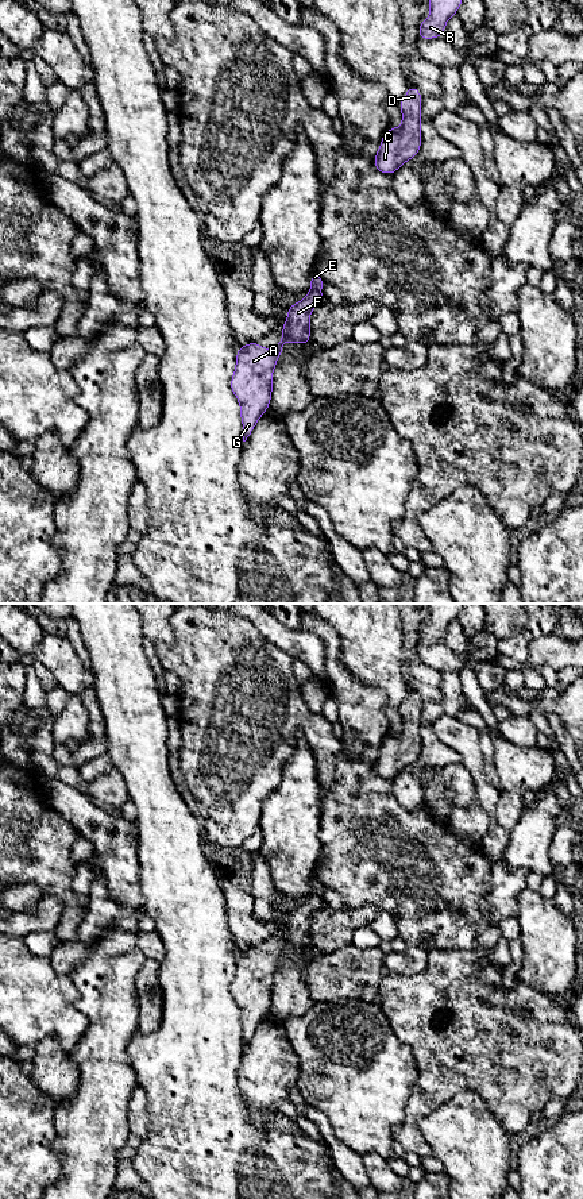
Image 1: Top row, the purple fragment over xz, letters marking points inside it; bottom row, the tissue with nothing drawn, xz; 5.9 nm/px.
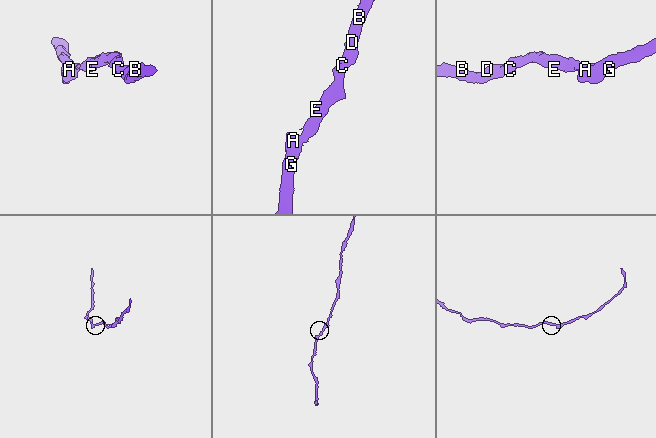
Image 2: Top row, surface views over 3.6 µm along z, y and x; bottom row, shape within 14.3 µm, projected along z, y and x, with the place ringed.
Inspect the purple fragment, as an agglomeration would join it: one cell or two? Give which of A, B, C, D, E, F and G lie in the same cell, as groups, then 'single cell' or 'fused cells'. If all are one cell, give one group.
groups A B C D E F G; single cell

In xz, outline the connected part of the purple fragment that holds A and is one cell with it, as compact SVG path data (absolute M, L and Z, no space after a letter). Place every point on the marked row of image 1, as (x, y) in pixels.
M317 273L310 275L310 290L300 302L289 307L287 319L282 325L282 338L274 348L265 348L258 342L251 342L236 350L235 371L229 386L240 406L243 442L270 406L273 371L283 351L283 344L286 342L310 343L310 313L317 305L325 302L320 292L324 285Z

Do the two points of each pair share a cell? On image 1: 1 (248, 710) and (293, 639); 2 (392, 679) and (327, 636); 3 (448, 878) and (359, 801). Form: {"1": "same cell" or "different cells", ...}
{"1": "different cells", "2": "different cells", "3": "same cell"}

